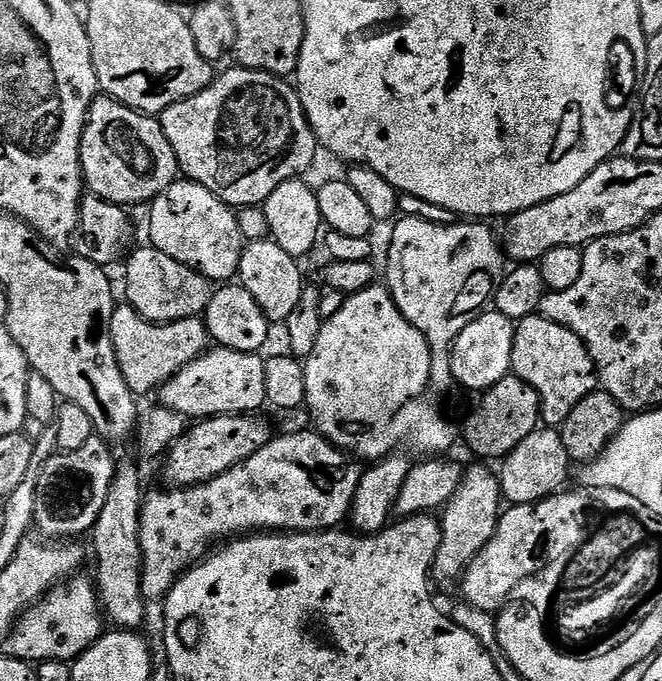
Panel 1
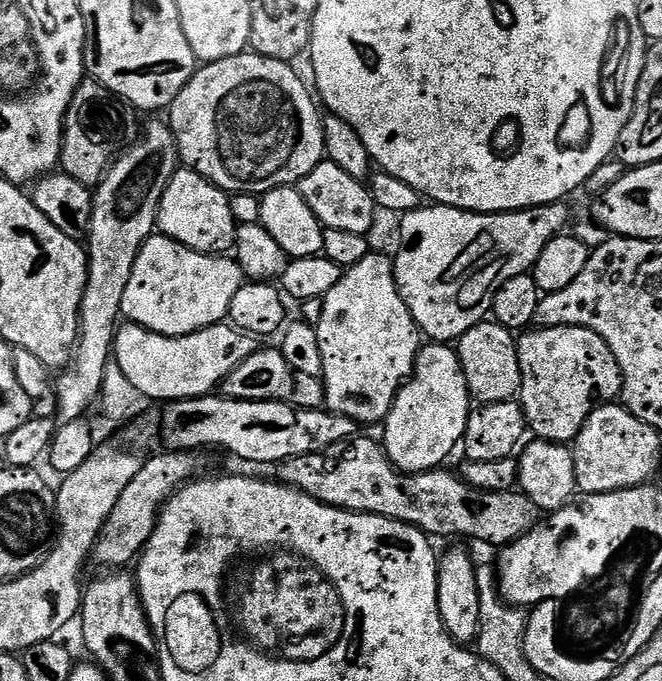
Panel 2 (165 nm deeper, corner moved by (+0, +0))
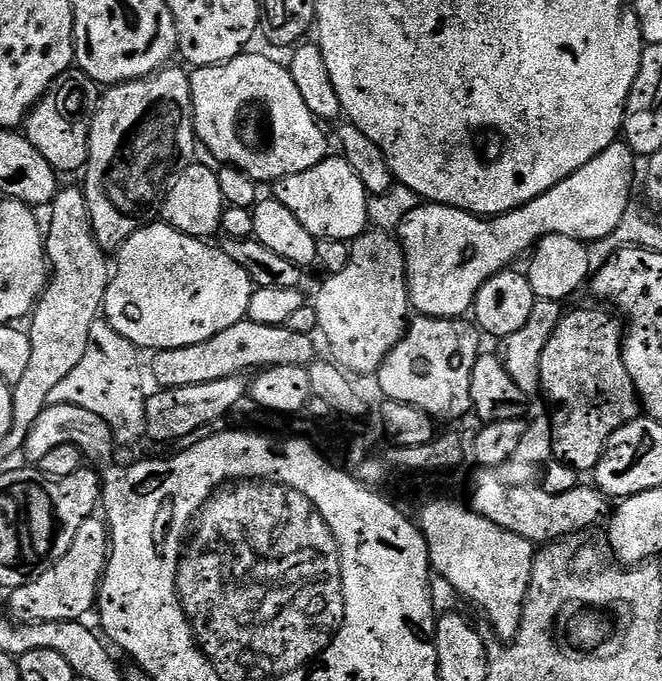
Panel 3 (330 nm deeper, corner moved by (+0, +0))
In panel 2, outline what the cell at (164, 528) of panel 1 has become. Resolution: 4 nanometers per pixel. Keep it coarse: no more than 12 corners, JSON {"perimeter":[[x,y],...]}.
{"perimeter":[[357,434],[279,465],[335,508],[429,537],[521,540],[541,519],[523,492],[455,471],[400,472]]}

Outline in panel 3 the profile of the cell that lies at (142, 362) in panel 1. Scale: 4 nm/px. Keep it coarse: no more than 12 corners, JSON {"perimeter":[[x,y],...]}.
{"perimeter":[[245,318],[157,351],[166,388],[318,358],[315,339]]}

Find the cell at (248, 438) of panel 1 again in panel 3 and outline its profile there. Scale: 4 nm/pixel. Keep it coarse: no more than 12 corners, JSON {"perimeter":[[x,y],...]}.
{"perimeter":[[82,522],[46,574],[11,589],[21,624],[85,619],[108,569],[110,531]]}

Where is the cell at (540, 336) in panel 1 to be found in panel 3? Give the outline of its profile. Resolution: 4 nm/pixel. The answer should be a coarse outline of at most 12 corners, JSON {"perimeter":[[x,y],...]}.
{"perimeter":[[561,315],[540,386],[554,456],[581,474],[642,412],[625,329]]}

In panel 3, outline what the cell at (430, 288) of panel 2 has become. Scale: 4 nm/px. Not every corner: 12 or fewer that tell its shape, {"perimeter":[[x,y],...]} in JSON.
{"perimeter":[[611,144],[512,212],[421,203],[398,229],[408,299],[463,317],[542,237],[617,230],[638,157]]}

